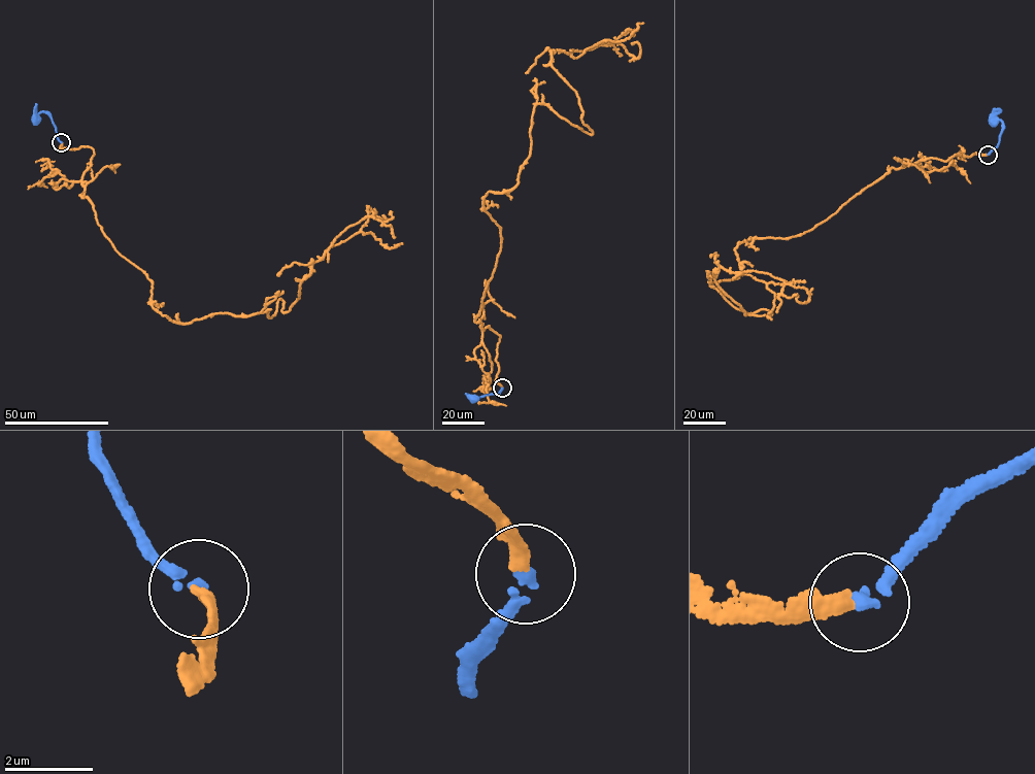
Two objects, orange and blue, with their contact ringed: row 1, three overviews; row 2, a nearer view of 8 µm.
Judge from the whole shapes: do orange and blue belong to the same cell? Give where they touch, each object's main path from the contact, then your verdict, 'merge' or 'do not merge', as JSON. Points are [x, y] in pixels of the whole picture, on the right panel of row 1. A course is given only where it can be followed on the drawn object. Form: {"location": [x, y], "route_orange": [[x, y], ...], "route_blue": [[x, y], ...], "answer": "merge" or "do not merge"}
{"location": [988, 155], "route_orange": [[988, 155], [890, 168], [710, 282], [771, 314], [745, 314], [713, 270], [797, 294]], "route_blue": [[988, 155], [997, 146], [1002, 129], [1002, 121], [994, 121]], "answer": "merge"}

